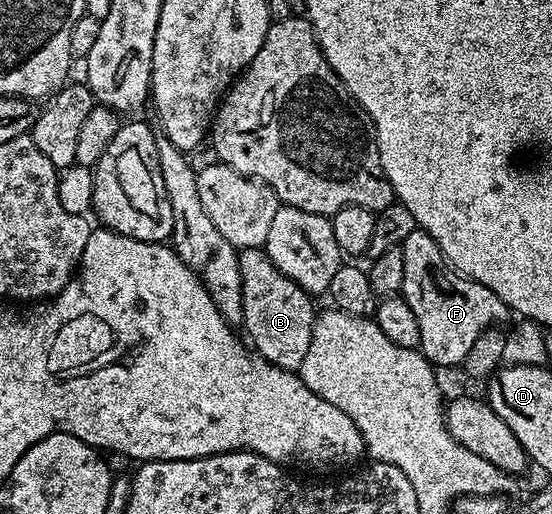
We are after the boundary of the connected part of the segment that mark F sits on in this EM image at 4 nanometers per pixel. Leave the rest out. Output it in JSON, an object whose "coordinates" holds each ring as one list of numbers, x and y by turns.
{"coordinates":[[418,229,410,233,399,248,404,266,402,298,414,309,414,317,418,320,418,349,433,368,459,368,480,334,493,325,504,325,510,318,509,309,489,287,461,275,448,262,434,237,424,231]]}

